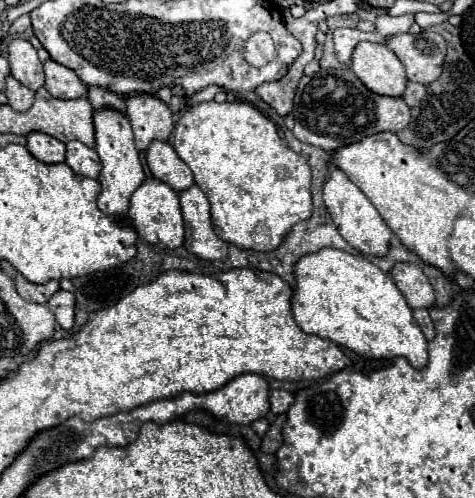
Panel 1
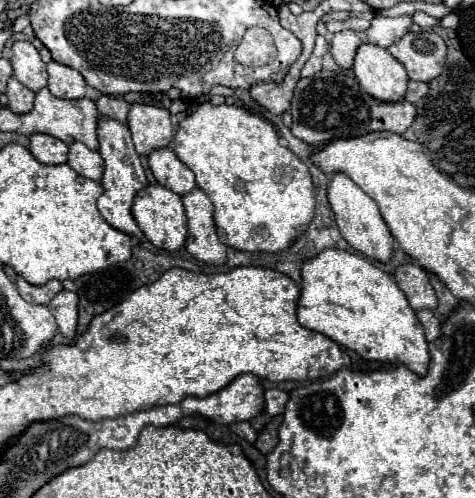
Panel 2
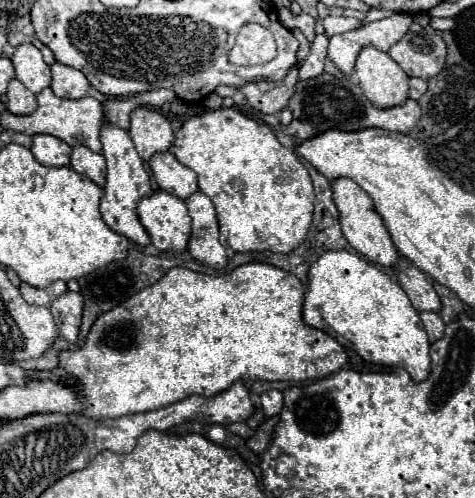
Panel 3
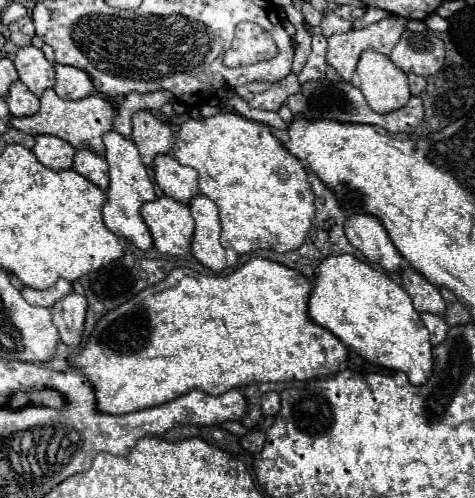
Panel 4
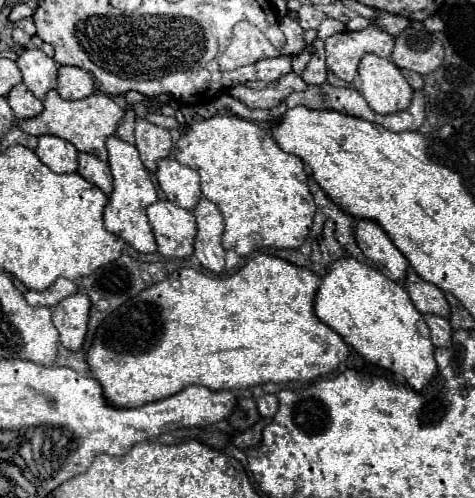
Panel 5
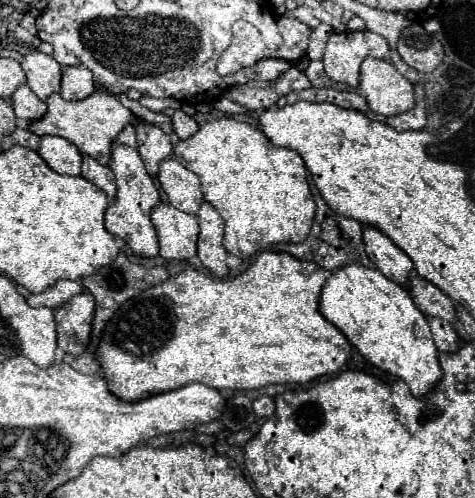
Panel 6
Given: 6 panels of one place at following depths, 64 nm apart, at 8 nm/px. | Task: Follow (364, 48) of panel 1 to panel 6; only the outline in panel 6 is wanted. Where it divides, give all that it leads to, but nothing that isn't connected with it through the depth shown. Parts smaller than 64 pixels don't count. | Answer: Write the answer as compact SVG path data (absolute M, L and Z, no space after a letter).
M368 56L362 62L356 91L360 92L368 100L372 112L378 112L378 114L384 114L384 116L392 116L392 114L410 110L414 106L414 92L412 90L414 90L414 86L394 68L394 64L390 60Z

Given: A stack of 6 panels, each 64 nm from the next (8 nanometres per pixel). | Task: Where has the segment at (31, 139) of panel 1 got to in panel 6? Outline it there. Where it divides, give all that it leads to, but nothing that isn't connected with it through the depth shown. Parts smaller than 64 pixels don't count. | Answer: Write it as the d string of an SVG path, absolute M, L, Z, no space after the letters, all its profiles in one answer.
M42 136L38 154L58 174L80 174L80 154L66 138Z

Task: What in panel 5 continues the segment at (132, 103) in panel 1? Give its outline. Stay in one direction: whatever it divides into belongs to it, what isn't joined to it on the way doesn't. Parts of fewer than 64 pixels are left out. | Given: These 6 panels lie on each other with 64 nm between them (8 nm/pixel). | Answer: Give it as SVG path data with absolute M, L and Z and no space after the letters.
M136 118L136 148L144 166L154 172L156 160L166 158L172 152L172 136L166 128L152 124L146 118Z

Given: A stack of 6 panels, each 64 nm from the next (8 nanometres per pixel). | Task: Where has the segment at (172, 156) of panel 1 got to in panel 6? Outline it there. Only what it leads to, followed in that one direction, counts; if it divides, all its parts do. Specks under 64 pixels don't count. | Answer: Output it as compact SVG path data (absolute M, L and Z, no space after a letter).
M166 158L160 162L158 180L168 196L168 202L176 208L194 214L202 204L200 178L182 166L176 158Z

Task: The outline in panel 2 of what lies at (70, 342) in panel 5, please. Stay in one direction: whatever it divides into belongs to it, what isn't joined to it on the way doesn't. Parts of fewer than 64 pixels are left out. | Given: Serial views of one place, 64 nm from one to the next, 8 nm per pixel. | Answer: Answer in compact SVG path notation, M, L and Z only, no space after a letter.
M68 290L58 292L50 300L48 308L52 310L52 314L56 318L60 332L66 338L72 338L76 332L76 322L78 322L78 296L76 296L76 292L68 292Z

